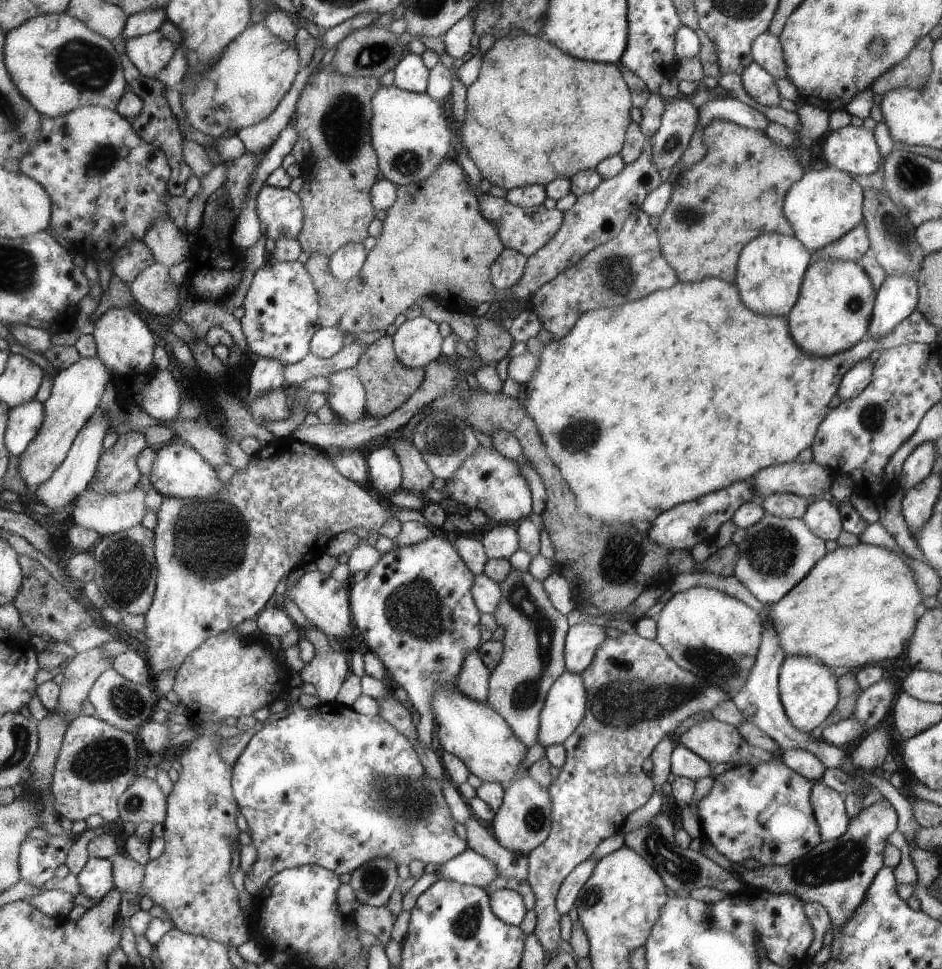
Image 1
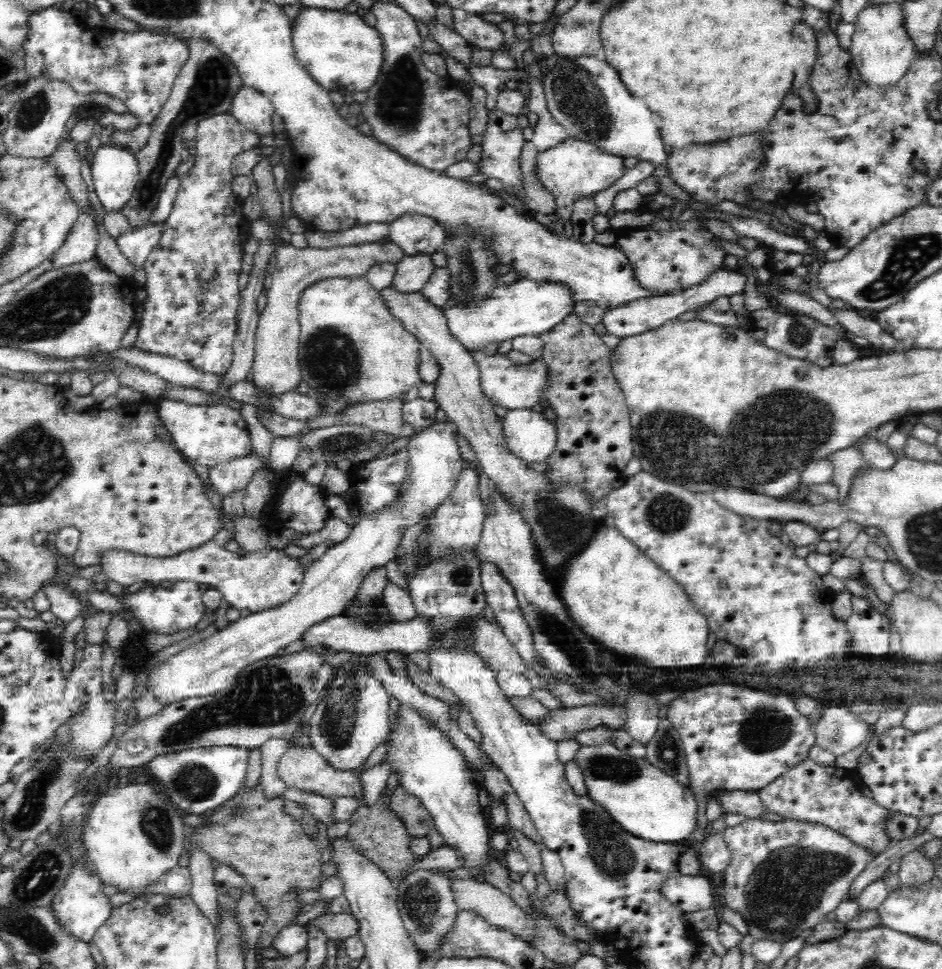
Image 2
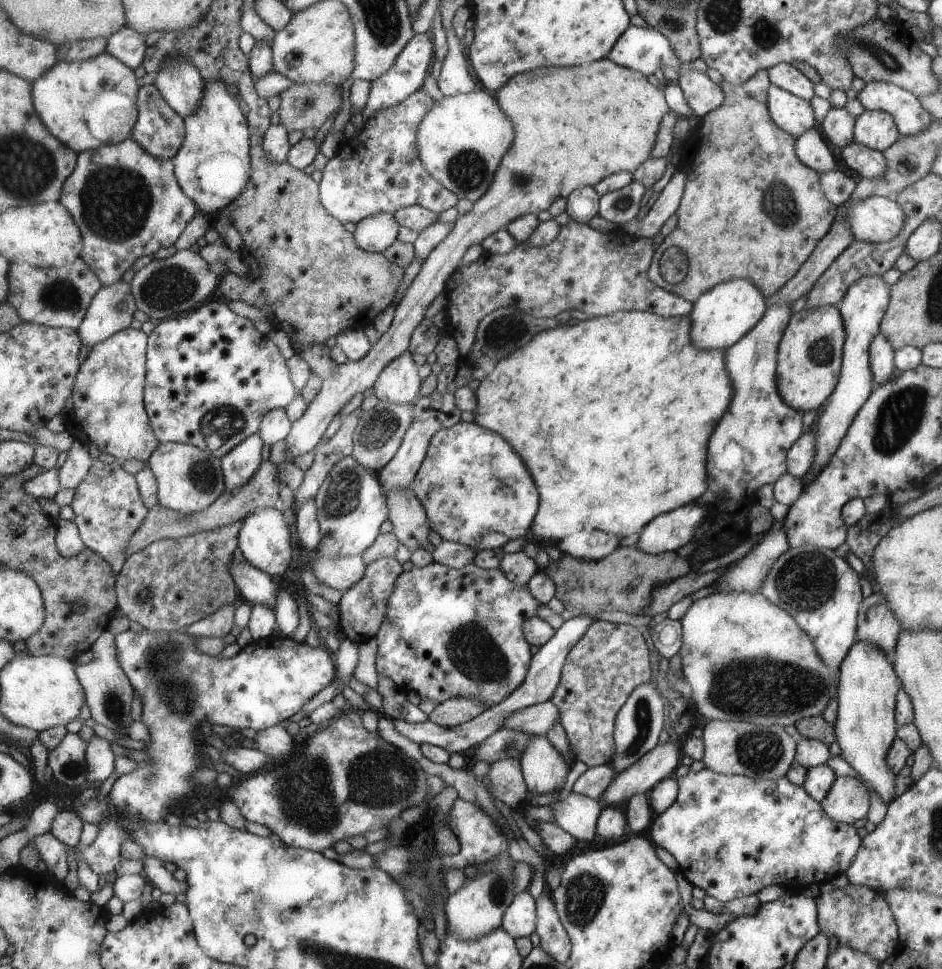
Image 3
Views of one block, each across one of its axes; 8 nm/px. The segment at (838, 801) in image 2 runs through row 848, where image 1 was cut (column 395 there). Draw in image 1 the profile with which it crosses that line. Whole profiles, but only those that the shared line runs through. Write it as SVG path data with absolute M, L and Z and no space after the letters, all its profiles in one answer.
M372 858L350 872L350 886L360 905L386 905L396 887L401 885L398 864L390 858Z

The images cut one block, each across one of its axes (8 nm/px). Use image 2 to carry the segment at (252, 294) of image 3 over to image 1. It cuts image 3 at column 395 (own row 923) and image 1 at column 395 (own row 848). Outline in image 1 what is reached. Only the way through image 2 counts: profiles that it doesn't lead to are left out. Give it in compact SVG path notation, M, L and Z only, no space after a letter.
M442 160L428 178L398 186L396 201L383 221L381 236L367 255L362 270L352 280L338 280L330 272L330 257L320 252L310 255L303 266L317 291L319 325L342 328L347 334L354 334L354 339L362 342L366 351L370 344L386 335L388 326L393 324L396 316L403 314L419 297L433 298L448 310L472 316L480 304L491 304L498 292L490 282L490 272L503 251L505 247L498 230L482 216L482 212L478 212L478 202L470 192L464 170L452 160Z

